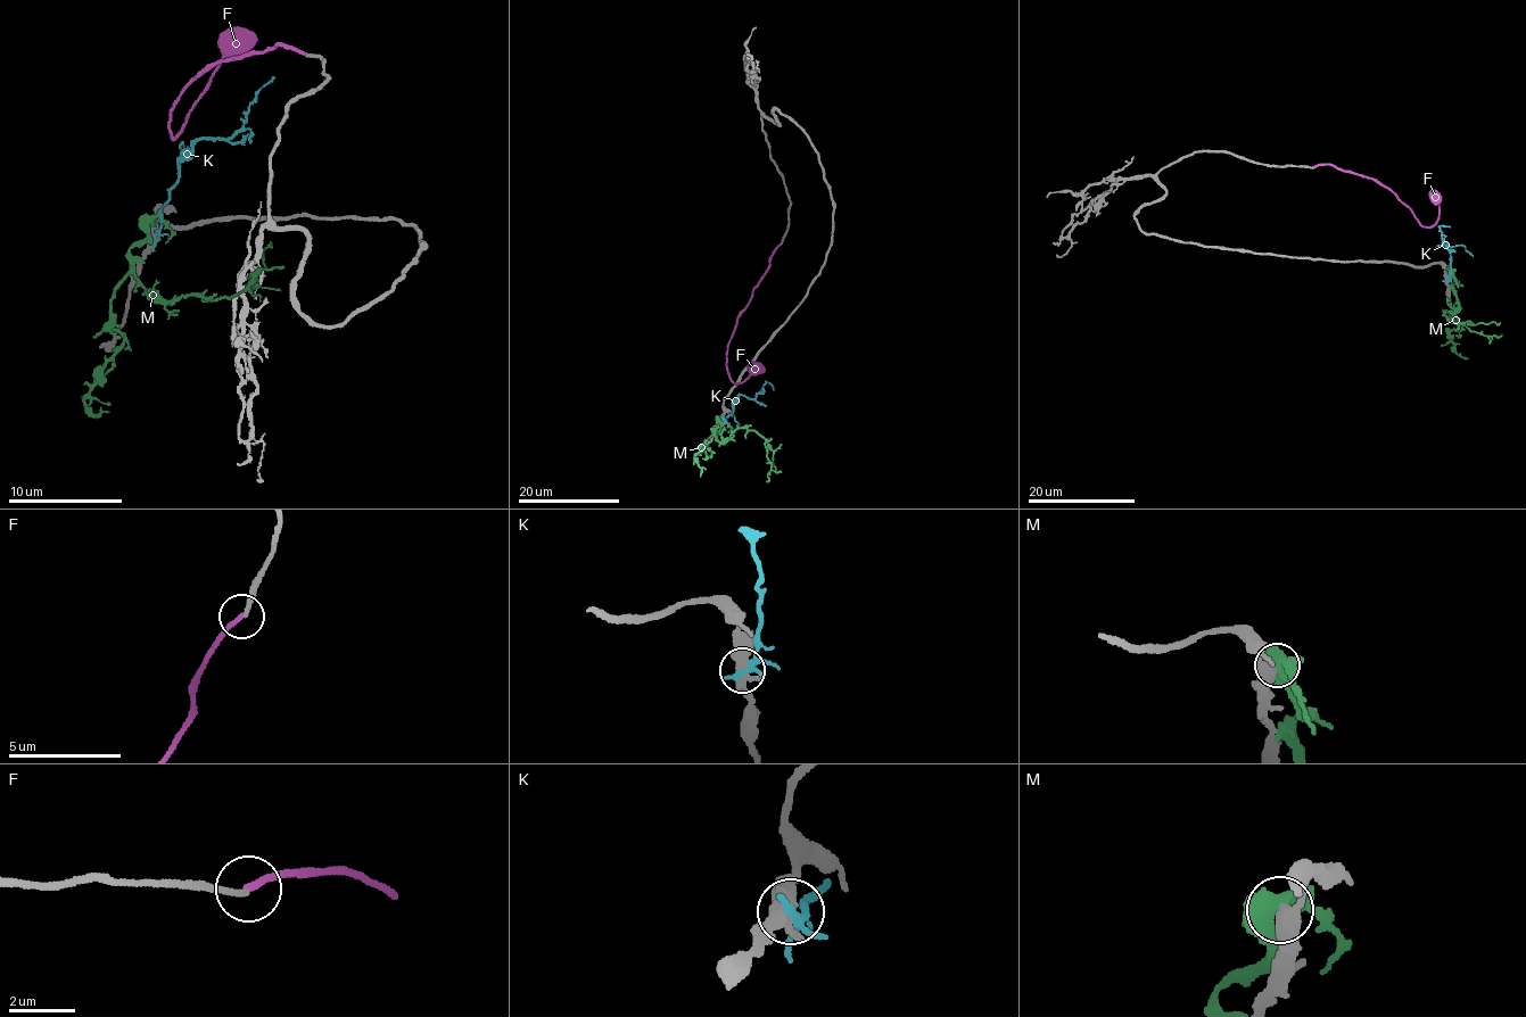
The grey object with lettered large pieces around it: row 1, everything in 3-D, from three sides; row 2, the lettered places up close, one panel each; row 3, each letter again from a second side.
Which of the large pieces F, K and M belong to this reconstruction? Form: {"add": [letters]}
{"add": ["F"]}

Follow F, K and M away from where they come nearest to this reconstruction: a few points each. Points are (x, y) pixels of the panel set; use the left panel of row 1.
F: (304, 54), (277, 42), (199, 73), (172, 109), (168, 132), (174, 138), (222, 59), (236, 51), (245, 31)
K: (155, 240), (161, 205), (178, 179), (178, 157), (198, 141), (230, 138), (247, 118), (258, 90), (275, 77)
M: (153, 222), (129, 250), (129, 273), (170, 302), (258, 287), (246, 277)

